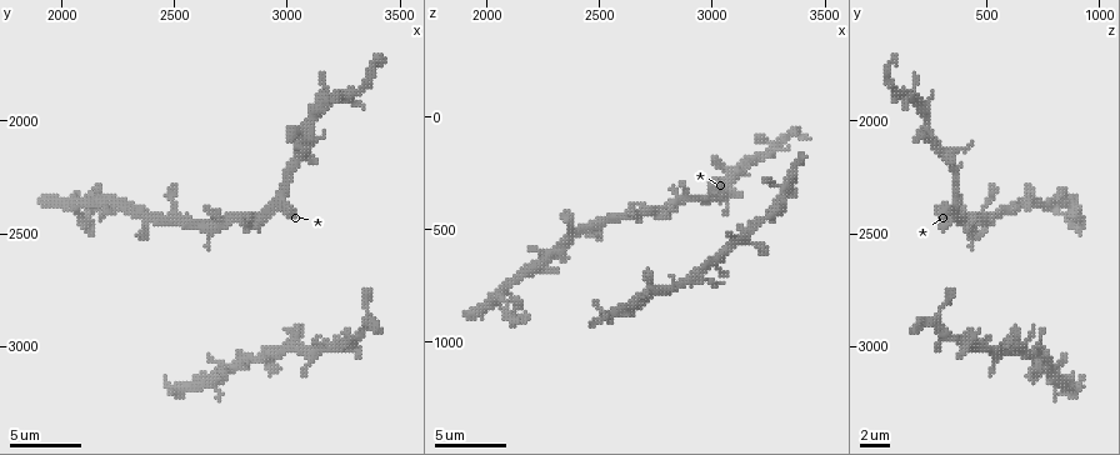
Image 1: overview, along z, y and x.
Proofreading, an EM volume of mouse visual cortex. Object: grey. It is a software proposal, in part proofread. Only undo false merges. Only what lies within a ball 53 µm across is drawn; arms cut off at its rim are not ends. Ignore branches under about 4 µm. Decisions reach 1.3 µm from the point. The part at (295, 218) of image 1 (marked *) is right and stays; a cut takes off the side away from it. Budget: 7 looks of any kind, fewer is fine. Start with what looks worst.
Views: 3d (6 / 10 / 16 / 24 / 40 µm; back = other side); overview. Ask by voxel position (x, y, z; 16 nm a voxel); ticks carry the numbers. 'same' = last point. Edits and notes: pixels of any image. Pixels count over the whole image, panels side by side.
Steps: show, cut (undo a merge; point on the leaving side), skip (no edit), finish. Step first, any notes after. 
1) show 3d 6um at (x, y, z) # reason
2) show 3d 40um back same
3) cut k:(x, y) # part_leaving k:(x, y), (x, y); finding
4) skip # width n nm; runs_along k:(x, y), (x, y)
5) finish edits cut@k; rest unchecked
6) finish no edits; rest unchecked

show 3d 10um at (2950, 2350, 370) # two arms in line, one across

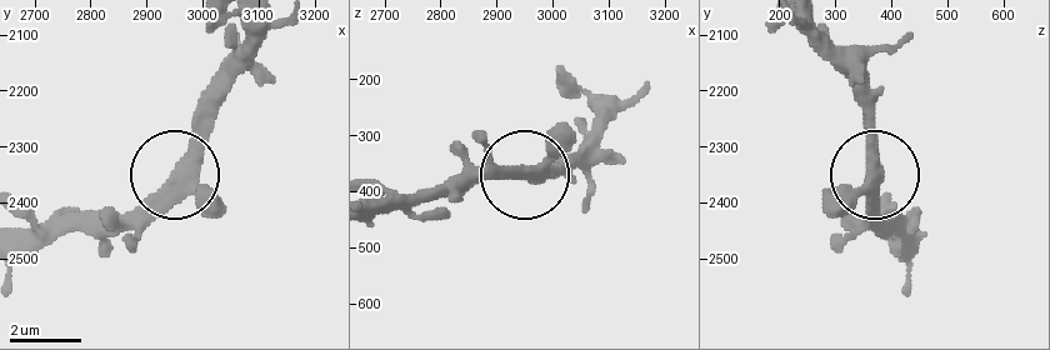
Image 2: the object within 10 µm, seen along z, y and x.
skip # width 380 nm; runs_along 2:(220, 215), (178, 164), (201, 95); all the same neuron

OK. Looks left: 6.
show 3d 10um at (3350, 2830, 300) # thin neck

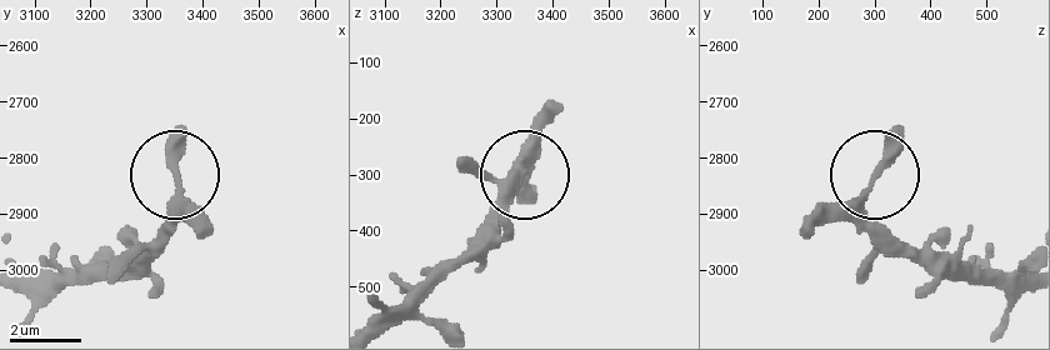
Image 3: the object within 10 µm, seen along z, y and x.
skip # continuous, no second neuron

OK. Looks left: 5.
show 3d 6um at (2440, 2450, 490) # calibre changes

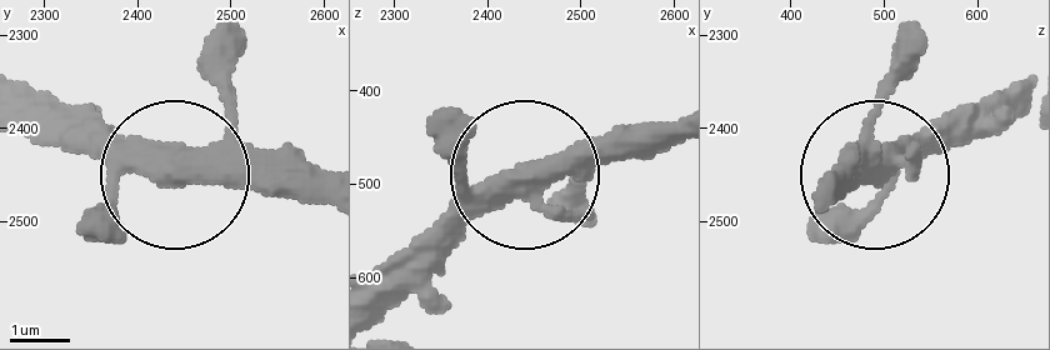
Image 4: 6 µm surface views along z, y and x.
show 3d 6um back at (2430, 2440, 495) # from behind

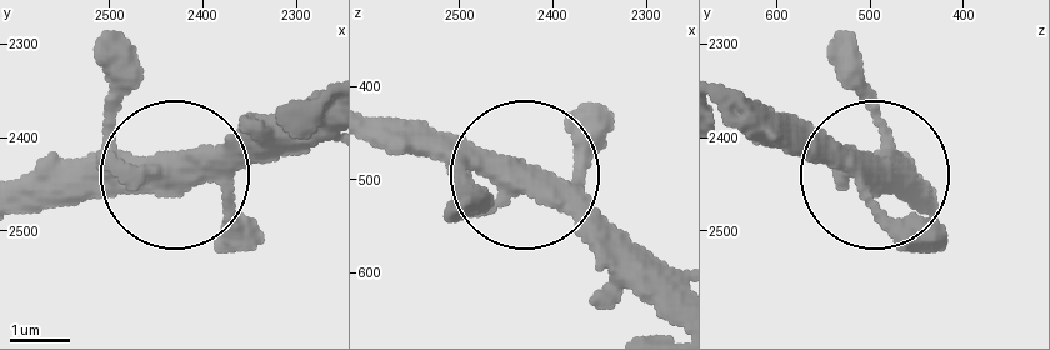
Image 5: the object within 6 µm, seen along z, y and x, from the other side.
skip # arms 4; runs_along 5:(26, 179), (176, 179), (236, 149), (276, 149); continuous, no second neuron

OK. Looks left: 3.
finish no edits; rest unchecked

